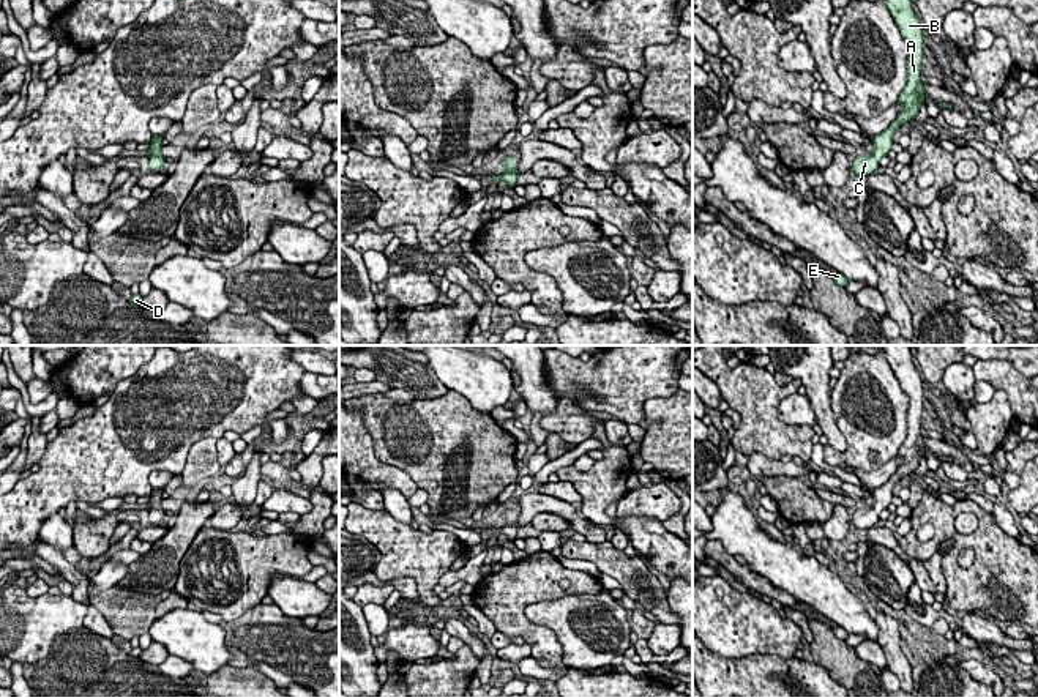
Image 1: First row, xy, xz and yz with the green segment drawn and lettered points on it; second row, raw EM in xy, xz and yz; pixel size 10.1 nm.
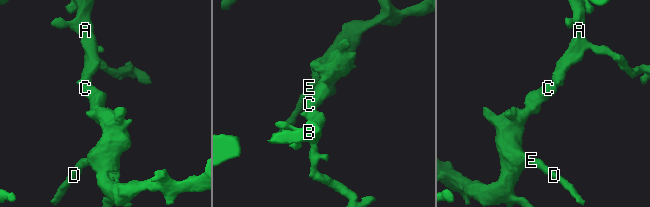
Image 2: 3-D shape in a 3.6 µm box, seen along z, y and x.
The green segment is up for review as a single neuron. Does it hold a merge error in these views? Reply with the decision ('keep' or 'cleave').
keep

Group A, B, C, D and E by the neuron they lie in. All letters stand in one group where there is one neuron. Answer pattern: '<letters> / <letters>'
A B C D E

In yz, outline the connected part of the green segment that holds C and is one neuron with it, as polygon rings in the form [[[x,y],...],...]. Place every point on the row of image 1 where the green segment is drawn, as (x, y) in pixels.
[[[883,0],[883,3],[909,44],[907,82],[898,98],[898,104],[902,106],[902,110],[898,114],[896,120],[885,131],[871,139],[872,147],[869,153],[853,159],[852,172],[857,177],[869,175],[877,170],[879,161],[888,156],[891,150],[894,131],[918,115],[924,99],[920,73],[926,32],[921,28],[920,19],[912,8],[912,0]]]

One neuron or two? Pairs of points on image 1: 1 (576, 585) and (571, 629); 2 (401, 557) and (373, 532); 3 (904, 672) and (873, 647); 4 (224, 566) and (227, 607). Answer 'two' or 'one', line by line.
1: two
2: one
3: two
4: one

